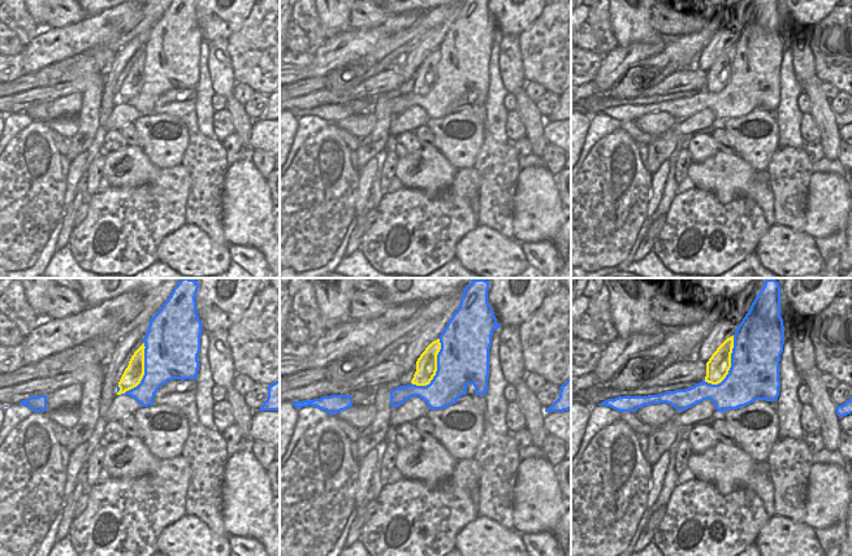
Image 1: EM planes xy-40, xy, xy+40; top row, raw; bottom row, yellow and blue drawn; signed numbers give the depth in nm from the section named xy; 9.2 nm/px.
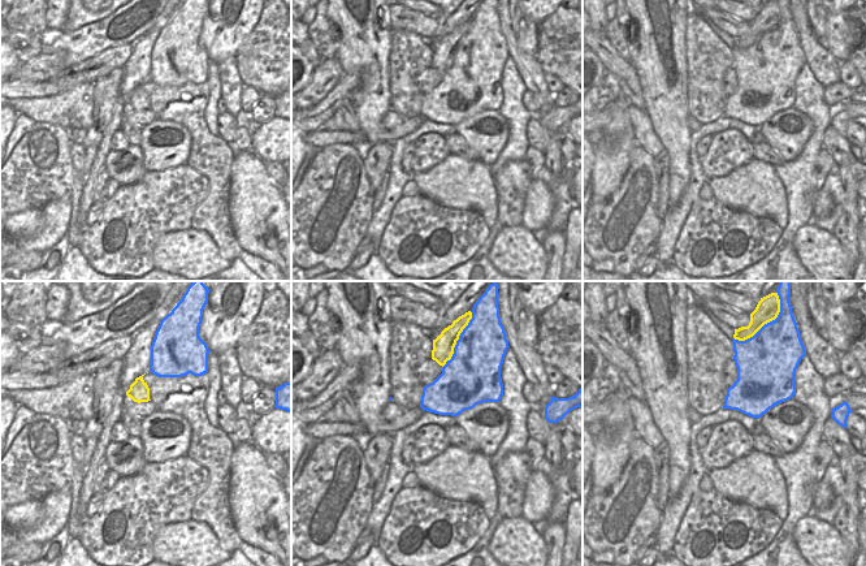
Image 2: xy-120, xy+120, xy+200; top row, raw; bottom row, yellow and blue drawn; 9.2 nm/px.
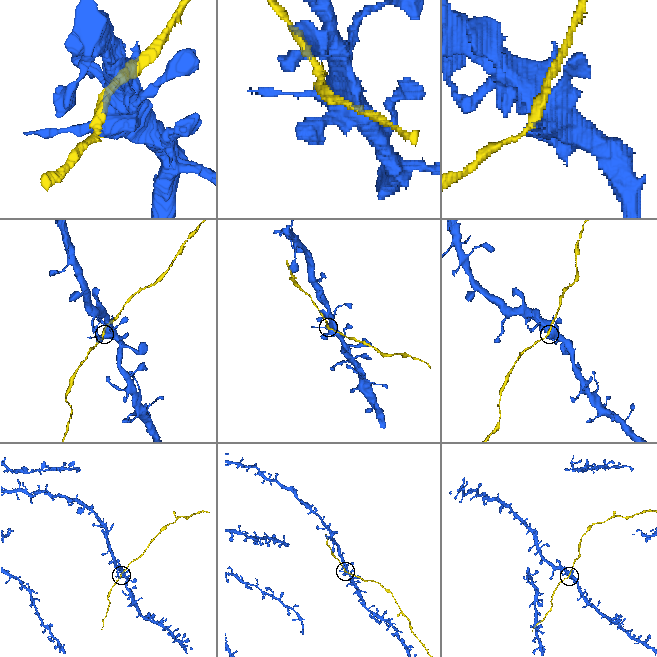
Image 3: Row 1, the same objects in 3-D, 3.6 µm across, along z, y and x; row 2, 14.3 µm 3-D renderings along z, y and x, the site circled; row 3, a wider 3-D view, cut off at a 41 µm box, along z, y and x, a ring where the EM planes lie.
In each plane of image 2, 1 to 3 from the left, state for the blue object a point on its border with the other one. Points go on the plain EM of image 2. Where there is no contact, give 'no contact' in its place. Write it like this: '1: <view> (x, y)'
1: no contact
2: xy+120 (458, 47)
3: xy+200 (767, 30)

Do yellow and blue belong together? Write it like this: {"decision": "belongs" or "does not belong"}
{"decision": "belongs"}

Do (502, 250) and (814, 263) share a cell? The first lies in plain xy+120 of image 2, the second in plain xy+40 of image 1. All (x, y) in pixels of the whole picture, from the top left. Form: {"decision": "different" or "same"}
{"decision": "same"}

